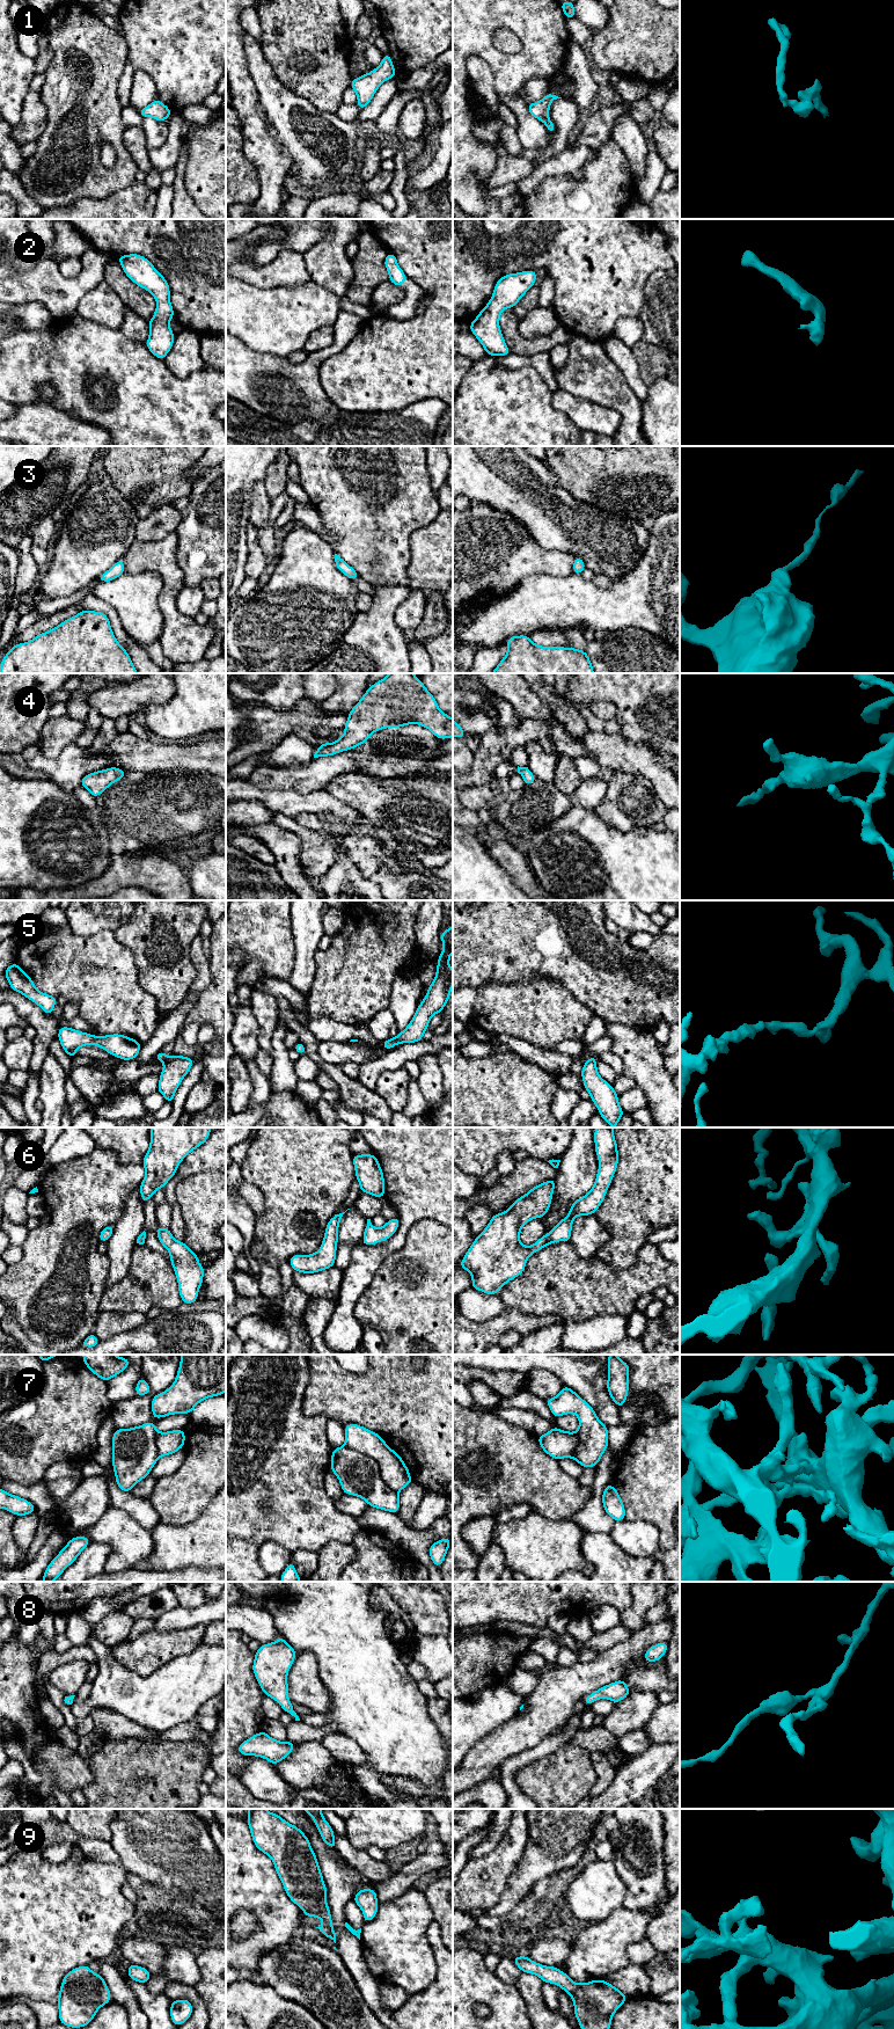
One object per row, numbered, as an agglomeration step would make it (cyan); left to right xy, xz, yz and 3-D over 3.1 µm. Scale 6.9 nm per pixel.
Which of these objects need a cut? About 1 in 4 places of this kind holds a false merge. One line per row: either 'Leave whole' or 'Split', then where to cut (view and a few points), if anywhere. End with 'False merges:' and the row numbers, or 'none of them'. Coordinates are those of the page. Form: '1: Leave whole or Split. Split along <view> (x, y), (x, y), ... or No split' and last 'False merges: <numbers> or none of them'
1: Leave whole. No split
2: Leave whole. No split
3: Leave whole. No split
4: Leave whole. No split
5: Split. Split along xy (170, 1057), (165, 1063)
6: Leave whole. No split
7: Leave whole. No split
8: Leave whole. No split
9: Leave whole. No split
False merges: 5

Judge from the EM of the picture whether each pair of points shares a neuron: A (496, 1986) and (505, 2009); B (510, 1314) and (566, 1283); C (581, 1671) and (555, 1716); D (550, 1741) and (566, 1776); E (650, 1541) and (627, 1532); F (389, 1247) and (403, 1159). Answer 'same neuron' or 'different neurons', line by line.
A: same neuron
B: different neurons
C: same neuron
D: different neurons
E: same neuron
F: same neuron

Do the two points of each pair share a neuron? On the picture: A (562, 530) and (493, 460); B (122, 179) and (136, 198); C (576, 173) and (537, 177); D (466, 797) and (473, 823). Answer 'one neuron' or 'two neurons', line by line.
A: one neuron
B: two neurons
C: one neuron
D: two neurons

